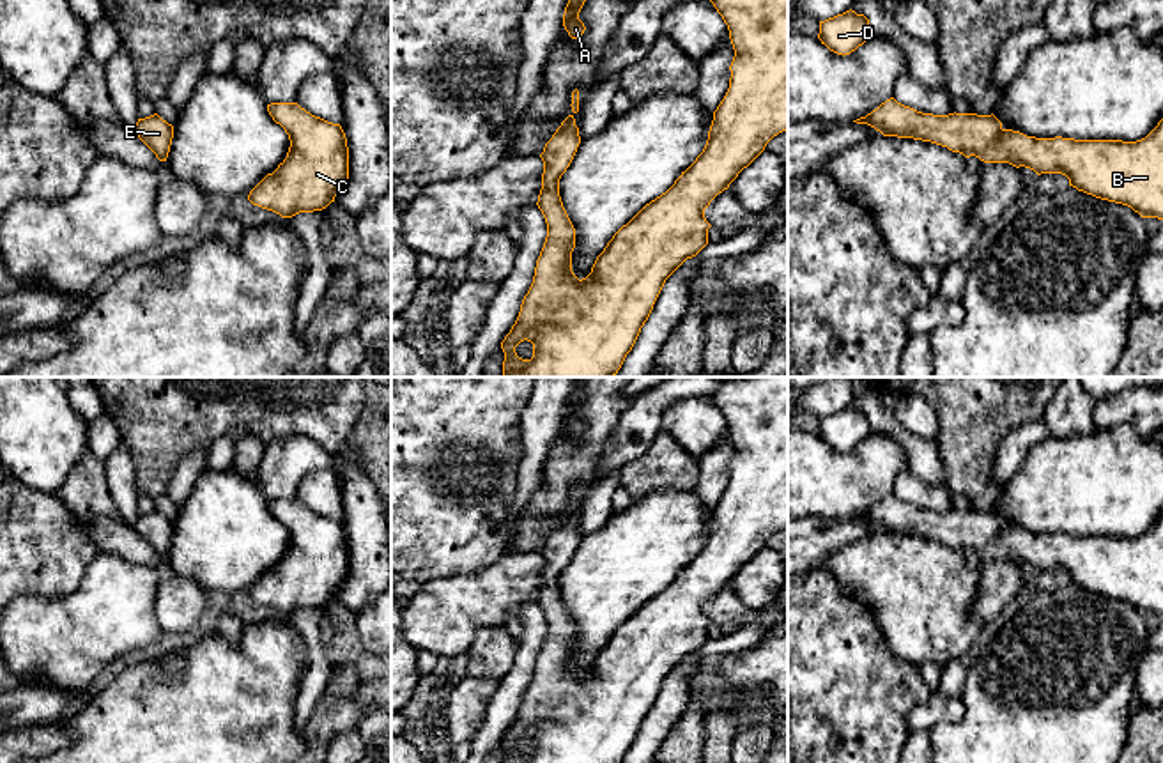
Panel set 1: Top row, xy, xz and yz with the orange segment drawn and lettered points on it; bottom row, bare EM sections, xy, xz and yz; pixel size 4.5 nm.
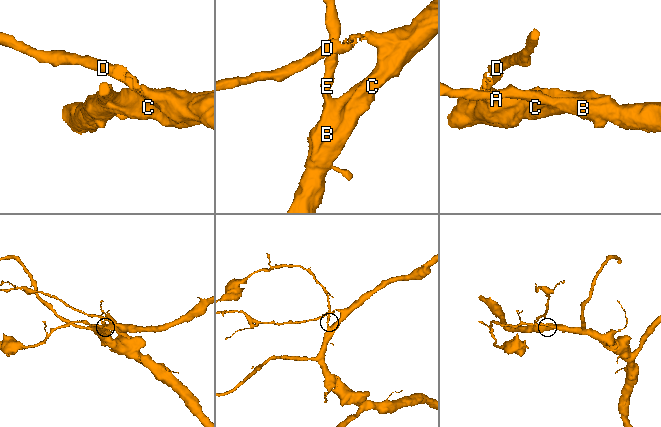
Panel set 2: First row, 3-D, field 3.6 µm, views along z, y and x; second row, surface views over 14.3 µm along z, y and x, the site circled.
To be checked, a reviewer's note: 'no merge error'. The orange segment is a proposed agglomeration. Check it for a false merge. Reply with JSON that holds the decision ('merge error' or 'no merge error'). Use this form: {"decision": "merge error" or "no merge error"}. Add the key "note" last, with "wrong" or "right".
{"decision": "no merge error", "note": "right"}

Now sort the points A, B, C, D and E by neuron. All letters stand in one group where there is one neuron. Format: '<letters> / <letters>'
A B C D E

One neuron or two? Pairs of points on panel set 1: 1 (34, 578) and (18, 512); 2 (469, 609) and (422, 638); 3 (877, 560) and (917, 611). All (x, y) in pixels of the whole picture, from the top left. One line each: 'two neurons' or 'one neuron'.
1: one neuron
2: one neuron
3: one neuron

